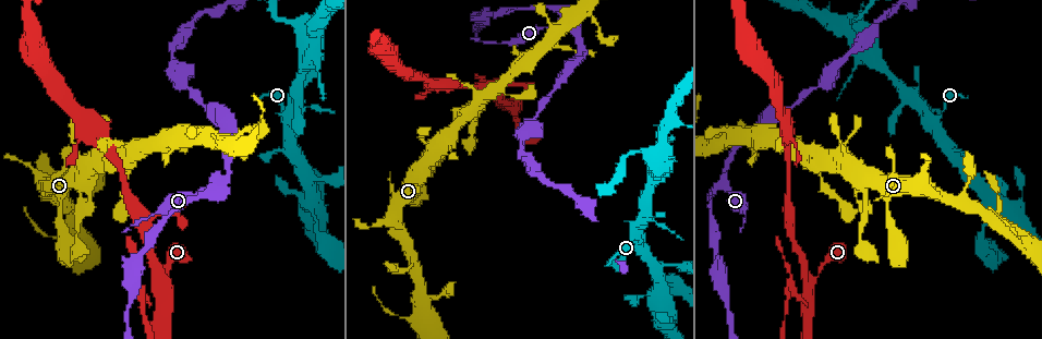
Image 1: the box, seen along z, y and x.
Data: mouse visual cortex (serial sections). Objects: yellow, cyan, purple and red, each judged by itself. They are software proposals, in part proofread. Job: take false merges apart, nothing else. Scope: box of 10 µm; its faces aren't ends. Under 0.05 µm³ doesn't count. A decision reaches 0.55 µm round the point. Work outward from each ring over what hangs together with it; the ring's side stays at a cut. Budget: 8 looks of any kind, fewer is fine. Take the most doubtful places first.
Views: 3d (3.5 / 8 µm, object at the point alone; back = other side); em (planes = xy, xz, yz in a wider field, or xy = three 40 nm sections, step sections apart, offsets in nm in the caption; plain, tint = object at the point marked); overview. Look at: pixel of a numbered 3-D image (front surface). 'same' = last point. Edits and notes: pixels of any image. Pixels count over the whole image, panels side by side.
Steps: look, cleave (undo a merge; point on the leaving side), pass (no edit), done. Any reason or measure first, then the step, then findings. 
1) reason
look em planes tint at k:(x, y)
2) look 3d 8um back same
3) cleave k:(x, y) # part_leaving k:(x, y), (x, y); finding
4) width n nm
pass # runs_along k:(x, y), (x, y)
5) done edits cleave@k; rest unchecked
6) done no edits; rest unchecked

abrupt turn
look 3d 3.5um at 1:(214, 185)

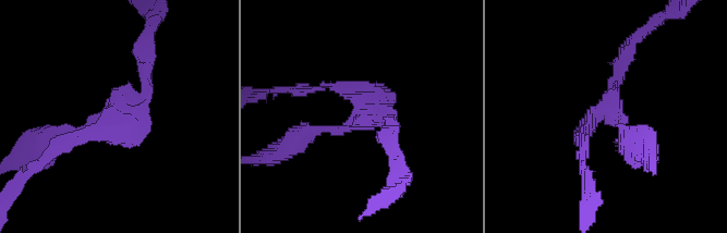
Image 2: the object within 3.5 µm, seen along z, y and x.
look em xy step 1 tint at 2:(610, 109)

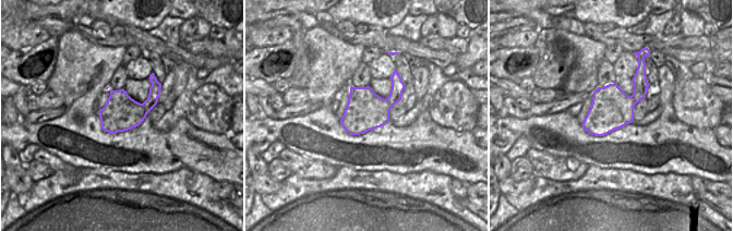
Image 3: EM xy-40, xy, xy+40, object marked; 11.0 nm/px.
pass # one cell here

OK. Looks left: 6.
arms run side by side
look 3d 3.5um at 1:(113, 153)

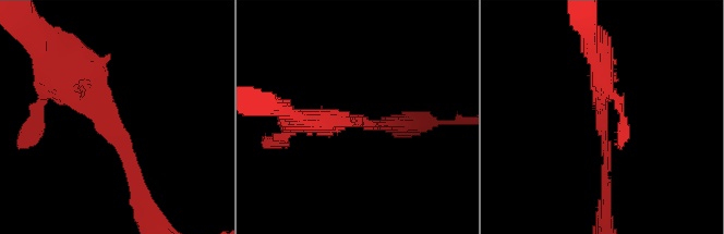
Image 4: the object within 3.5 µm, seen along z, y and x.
arms 3; arm_widths 150, 250, 300 nm
look em planes tint at 4:(355, 122)

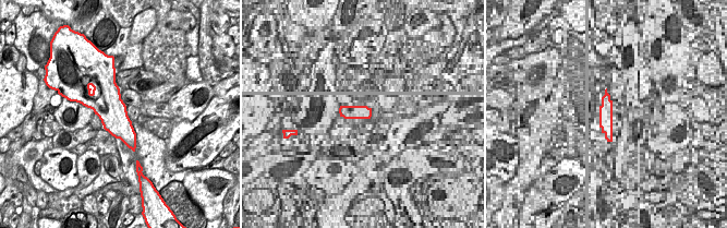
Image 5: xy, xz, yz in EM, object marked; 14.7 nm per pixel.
pass # continuous, no second cell

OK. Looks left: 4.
abrupt turn
look 3d 3.5um back at 1:(937, 134)

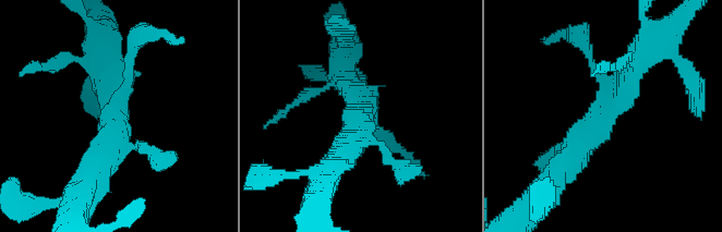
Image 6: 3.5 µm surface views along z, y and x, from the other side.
now the EM
look em xy step 2 tint at 6:(118, 114)

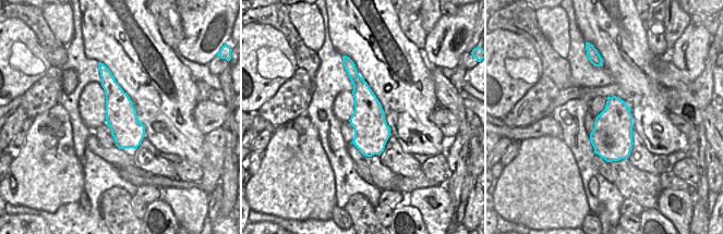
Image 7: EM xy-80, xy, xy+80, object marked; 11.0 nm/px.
cut it another way
look em xy step 3 tint same

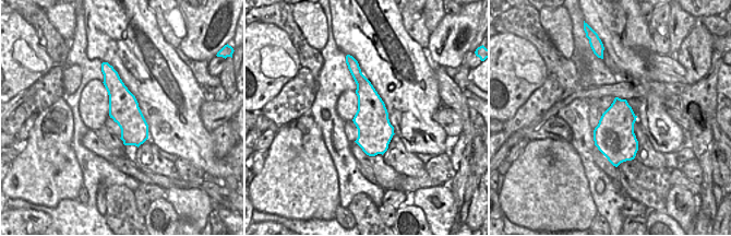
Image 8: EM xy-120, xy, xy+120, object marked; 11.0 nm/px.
pass # runs_along 6:(130, 56), (113, 139), (96, 169); continuous, no second cell

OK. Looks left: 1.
done no edits; rest unchecked

